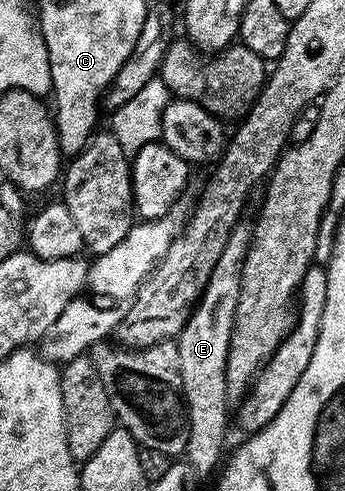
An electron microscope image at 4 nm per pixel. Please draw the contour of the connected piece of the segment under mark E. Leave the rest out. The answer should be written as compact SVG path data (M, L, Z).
M241 218L231 229L230 237L222 250L207 286L200 295L193 311L176 338L179 348L179 378L188 415L187 446L184 458L196 475L208 474L219 467L224 456L226 440L225 364L232 335L234 312L238 304L238 288L241 286L242 267L246 252L252 242L253 223Z

